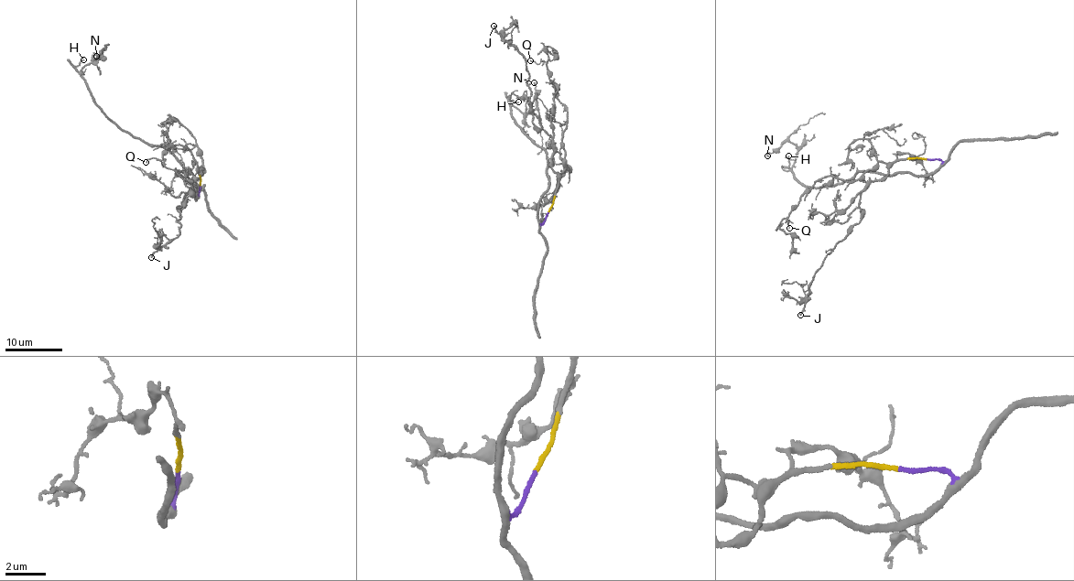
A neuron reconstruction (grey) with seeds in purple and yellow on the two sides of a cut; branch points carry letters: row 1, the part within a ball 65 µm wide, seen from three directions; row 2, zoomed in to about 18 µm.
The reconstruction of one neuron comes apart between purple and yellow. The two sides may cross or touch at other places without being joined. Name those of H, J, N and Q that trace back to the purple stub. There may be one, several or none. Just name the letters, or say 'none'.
H, N

